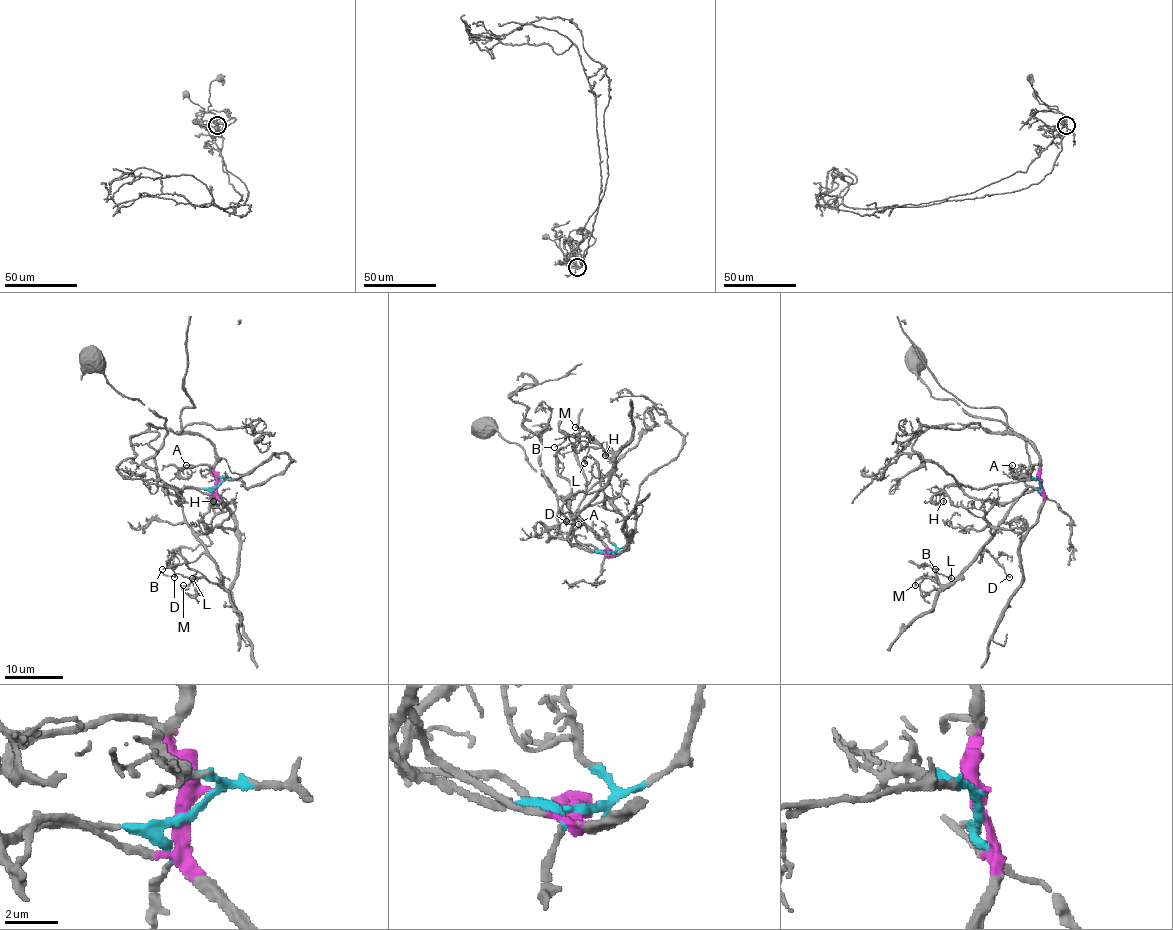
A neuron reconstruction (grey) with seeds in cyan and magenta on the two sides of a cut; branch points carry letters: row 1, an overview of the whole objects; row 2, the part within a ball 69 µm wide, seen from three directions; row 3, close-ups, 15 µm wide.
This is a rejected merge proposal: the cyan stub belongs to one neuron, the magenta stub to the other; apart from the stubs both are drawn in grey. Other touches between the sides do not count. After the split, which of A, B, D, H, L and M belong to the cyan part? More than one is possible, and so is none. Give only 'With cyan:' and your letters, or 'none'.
With cyan: B, D, L, M

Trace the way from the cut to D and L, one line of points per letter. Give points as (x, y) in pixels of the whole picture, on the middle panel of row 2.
D: (610, 552), (585, 551), (569, 540), (576, 517), (595, 491), (580, 491), (566, 498), (561, 513), (566, 521)
L: (610, 552), (585, 551), (569, 540), (576, 517), (608, 479), (612, 456), (591, 447), (585, 463)

